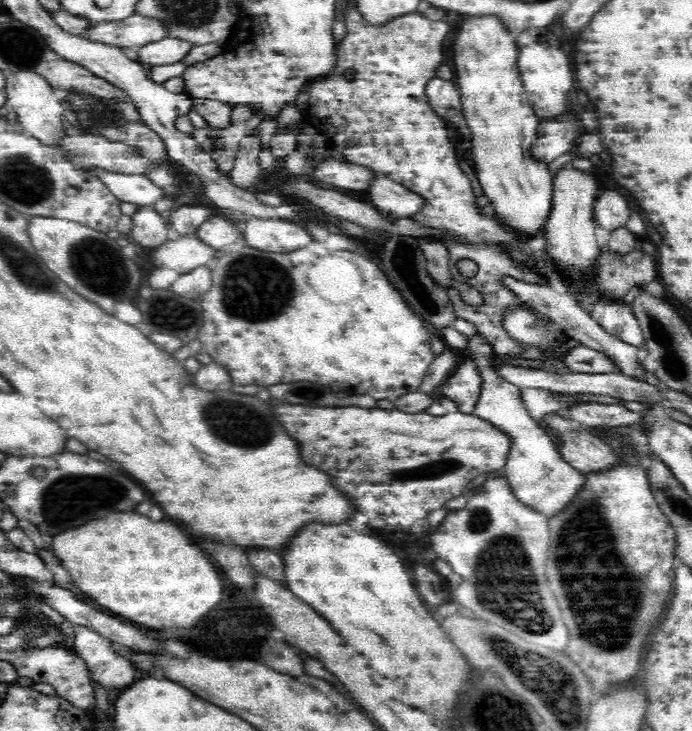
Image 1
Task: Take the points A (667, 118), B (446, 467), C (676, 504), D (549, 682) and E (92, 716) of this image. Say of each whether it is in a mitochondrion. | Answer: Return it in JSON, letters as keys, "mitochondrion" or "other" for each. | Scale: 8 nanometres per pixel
{"A":"other","B":"mitochondrion","C":"mitochondrion","D":"mitochondrion","E":"other"}

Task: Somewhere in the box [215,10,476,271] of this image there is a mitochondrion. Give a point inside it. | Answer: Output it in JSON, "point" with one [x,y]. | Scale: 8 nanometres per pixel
{"point":[395,43]}

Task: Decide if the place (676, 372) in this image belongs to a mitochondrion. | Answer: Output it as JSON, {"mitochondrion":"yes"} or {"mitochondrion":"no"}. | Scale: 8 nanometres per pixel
{"mitochondrion":"yes"}

